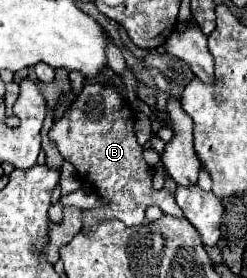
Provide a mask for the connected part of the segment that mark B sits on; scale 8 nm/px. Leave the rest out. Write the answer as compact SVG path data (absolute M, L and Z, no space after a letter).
M89 83L87 95L83 89L83 93L79 93L79 97L65 111L61 121L57 121L49 131L49 139L55 143L63 159L73 163L79 179L93 185L99 197L103 199L103 207L81 211L81 231L85 233L93 231L93 227L97 227L97 223L103 219L119 219L127 227L141 225L145 219L145 209L149 205L157 205L163 213L169 213L173 217L183 215L169 191L163 189L163 193L153 193L153 171L149 171L151 167L143 161L143 147L137 143L133 133L133 117L135 113L131 105L121 99L117 89L113 89L111 85Z

